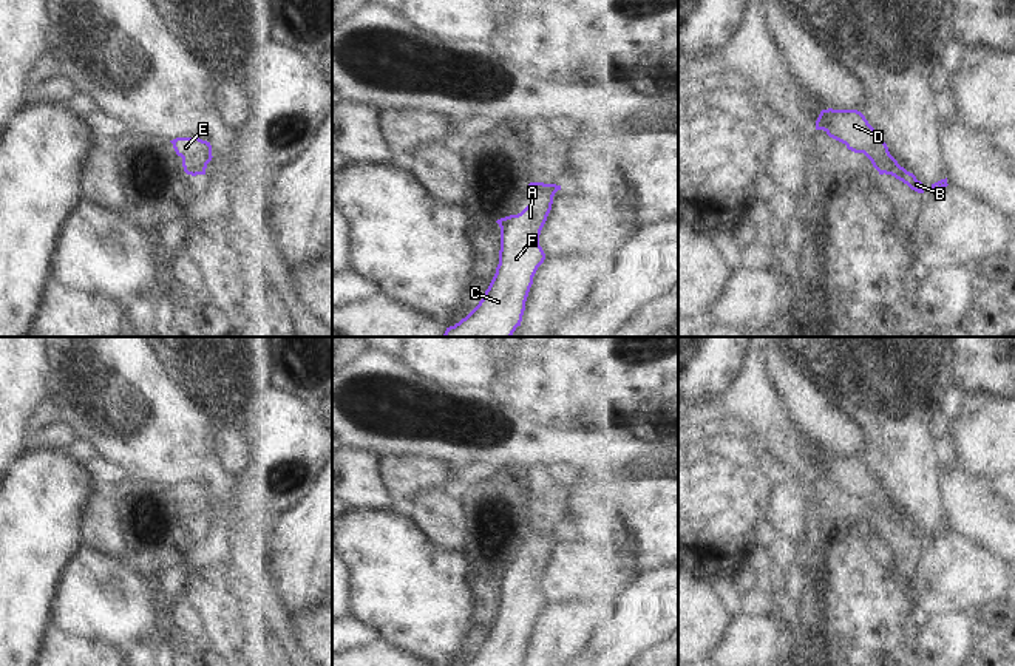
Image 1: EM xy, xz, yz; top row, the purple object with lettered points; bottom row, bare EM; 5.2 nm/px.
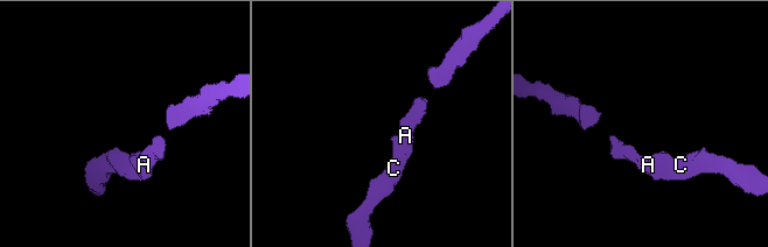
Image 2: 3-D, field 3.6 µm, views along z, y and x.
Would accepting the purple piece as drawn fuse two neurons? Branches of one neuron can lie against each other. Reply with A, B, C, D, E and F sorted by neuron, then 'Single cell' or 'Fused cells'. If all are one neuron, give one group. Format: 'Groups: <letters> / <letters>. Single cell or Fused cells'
Groups: A B C D E F. Single cell

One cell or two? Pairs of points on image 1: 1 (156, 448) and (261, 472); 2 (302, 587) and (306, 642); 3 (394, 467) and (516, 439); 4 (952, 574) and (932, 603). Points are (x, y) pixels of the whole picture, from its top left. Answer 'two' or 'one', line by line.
1: two
2: two
3: two
4: one

